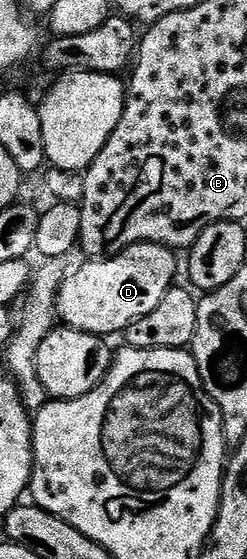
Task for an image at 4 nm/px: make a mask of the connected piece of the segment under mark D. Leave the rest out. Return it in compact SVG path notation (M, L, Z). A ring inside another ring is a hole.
M133 245L114 257L102 257L100 259L89 259L77 270L66 276L65 282L57 292L57 316L62 326L70 329L78 329L84 333L120 334L131 323L135 323L143 315L151 315L155 307L167 295L167 291L174 288L177 277L178 254L167 245Z

